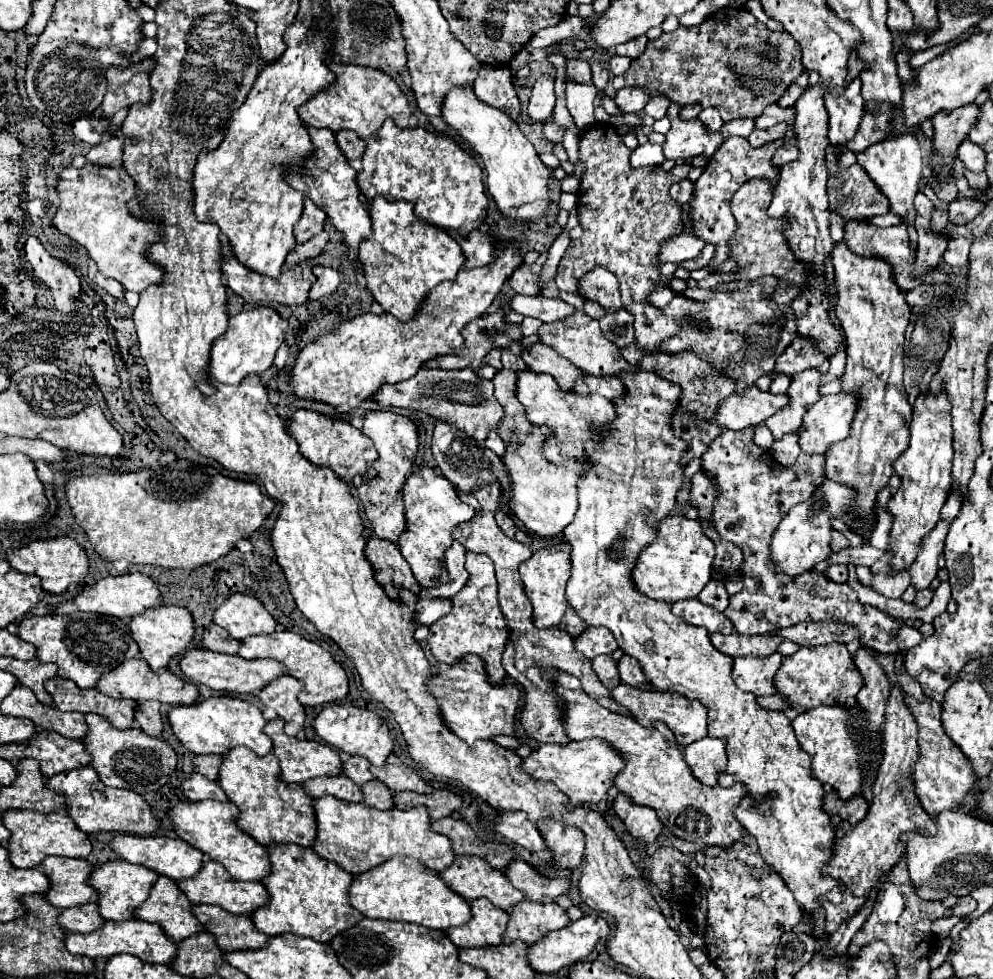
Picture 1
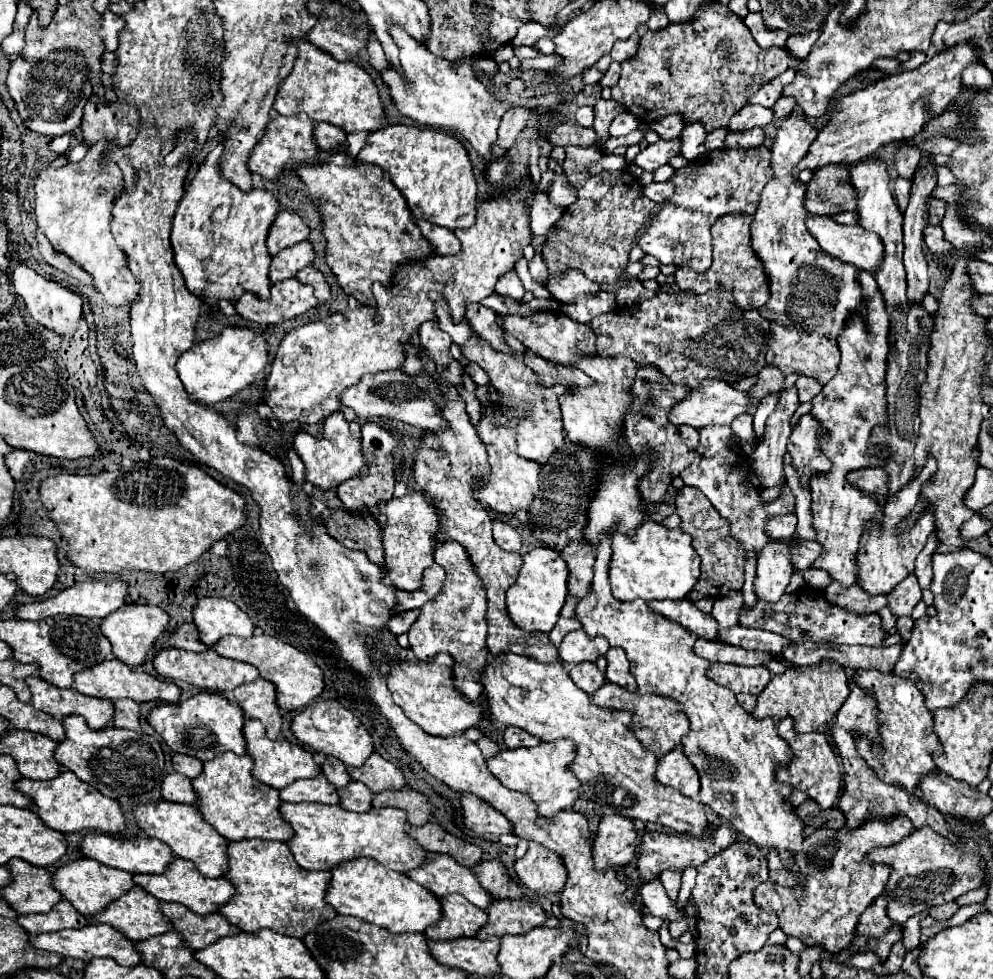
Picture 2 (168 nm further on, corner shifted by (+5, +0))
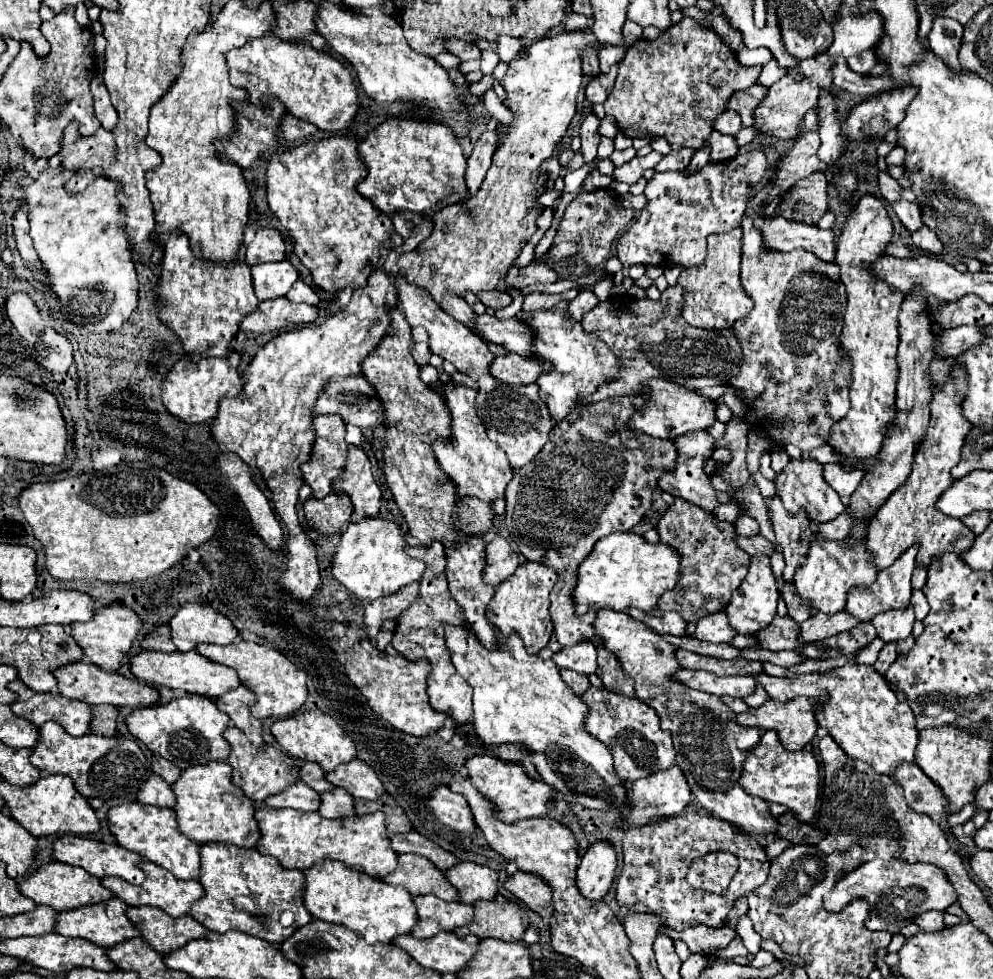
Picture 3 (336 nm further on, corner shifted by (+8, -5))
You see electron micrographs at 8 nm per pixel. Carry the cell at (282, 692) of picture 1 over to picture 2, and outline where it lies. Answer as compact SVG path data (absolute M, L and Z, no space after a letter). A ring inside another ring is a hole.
M256 679L252 683L240 685L234 689L234 697L246 717L258 719L264 725L268 739L280 739L282 713L276 709L276 687L270 681Z

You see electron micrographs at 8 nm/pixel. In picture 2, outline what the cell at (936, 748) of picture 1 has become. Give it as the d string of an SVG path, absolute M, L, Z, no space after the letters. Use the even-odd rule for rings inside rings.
M858 669L852 677L852 681L856 685L860 685L860 689L864 689L868 695L872 693L872 697L876 699L876 707L878 707L878 739L882 745L882 753L876 753L872 749L872 741L868 737L860 737L856 733L854 741L856 741L856 749L858 755L864 757L864 761L876 769L878 777L884 777L884 783L892 783L892 785L904 785L904 789L908 789L910 793L916 791L916 781L920 781L920 777L924 773L934 771L934 761L932 761L932 751L940 751L940 743L932 731L932 713L928 709L924 709L924 695L916 689L916 685L912 685L912 681L904 681L898 675L892 673L880 673L876 669Z

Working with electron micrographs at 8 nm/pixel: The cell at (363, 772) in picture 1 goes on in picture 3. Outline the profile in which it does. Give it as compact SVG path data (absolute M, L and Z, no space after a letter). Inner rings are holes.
M305 762L303 766L301 766L301 778L303 778L303 782L307 782L311 788L315 788L317 792L329 792L329 790L333 790L335 786L331 784L331 782L325 782L325 772L321 770L321 766L317 766L315 762Z

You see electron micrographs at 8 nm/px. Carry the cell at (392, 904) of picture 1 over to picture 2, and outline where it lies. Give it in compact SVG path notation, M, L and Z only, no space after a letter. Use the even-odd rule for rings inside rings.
M358 857L342 861L330 873L332 879L326 891L326 903L334 907L338 915L358 917L390 933L422 933L428 925L434 925L440 919L440 901L428 893L428 889L412 883L404 873L392 871L378 861Z

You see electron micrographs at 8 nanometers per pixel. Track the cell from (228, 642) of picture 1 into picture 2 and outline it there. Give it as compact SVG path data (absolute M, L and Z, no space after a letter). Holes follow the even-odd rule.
M184 623L180 627L176 627L170 635L170 645L178 647L178 649L186 649L186 651L206 651L210 647L200 645L200 641L196 641L196 627L192 623Z

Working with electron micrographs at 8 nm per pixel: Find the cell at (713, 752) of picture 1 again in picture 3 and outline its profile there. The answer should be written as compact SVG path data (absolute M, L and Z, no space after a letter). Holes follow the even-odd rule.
M673 766L669 770L661 770L657 774L651 774L649 778L641 778L641 780L629 784L627 788L629 788L629 806L631 806L631 812L627 816L627 822L621 828L645 826L645 824L649 824L653 820L653 816L659 816L659 818L677 816L691 802L691 790L689 790L689 784L685 782L685 776L681 774L679 766Z

